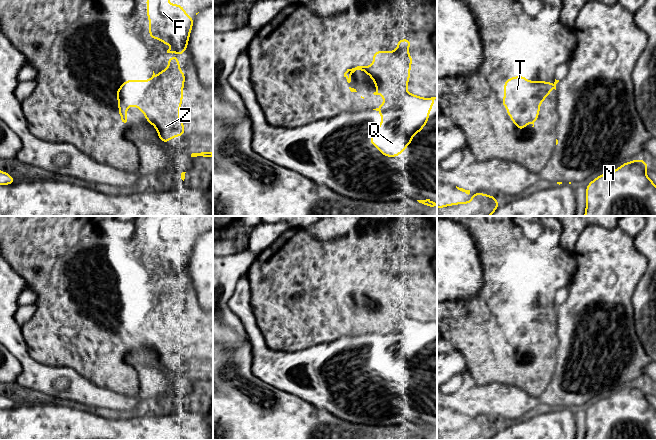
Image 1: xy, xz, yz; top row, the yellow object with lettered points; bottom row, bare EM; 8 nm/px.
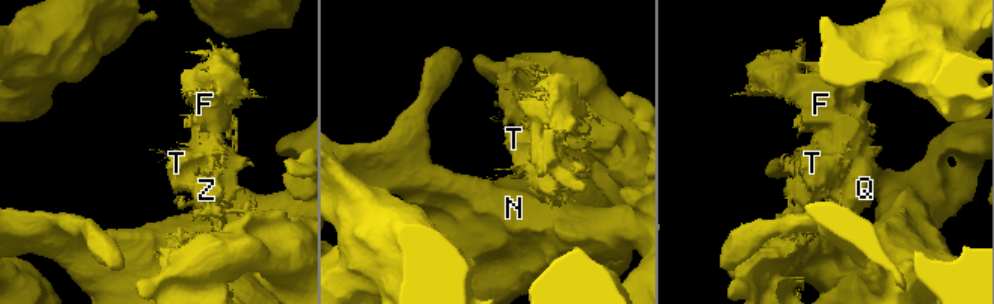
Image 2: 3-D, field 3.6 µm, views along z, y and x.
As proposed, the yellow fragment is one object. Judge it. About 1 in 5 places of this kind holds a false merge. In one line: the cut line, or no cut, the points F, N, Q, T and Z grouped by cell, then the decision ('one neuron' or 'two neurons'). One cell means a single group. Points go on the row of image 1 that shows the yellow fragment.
cut none; groups F N Q T Z; one neuron

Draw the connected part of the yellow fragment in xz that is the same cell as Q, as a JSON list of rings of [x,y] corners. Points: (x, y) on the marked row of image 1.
[[[407,38],[400,39],[397,42],[396,51],[374,51],[371,66],[357,66],[347,69],[344,73],[347,82],[350,83],[351,75],[356,70],[364,71],[375,82],[374,86],[378,89],[373,94],[383,96],[384,103],[373,109],[380,113],[382,120],[376,128],[378,133],[371,134],[369,142],[386,157],[398,157],[406,150],[407,145],[412,144],[412,137],[425,127],[436,99],[436,97],[419,97],[407,91],[407,84],[411,76],[410,67],[413,62],[412,56],[408,54],[411,44],[412,42]]]

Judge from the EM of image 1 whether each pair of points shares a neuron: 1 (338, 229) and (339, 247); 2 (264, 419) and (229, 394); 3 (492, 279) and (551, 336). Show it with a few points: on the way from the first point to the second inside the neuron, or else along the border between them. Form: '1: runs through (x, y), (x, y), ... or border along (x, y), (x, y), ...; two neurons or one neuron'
1: border along (353, 229), (327, 241), (320, 241), (315, 238); two neurons
2: runs through (255, 419), (238, 403); one neuron
3: runs through (491, 311), (491, 339), (518, 366), (527, 366); one neuron

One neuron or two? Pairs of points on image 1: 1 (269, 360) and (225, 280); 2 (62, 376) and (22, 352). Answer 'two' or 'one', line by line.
1: two
2: one

